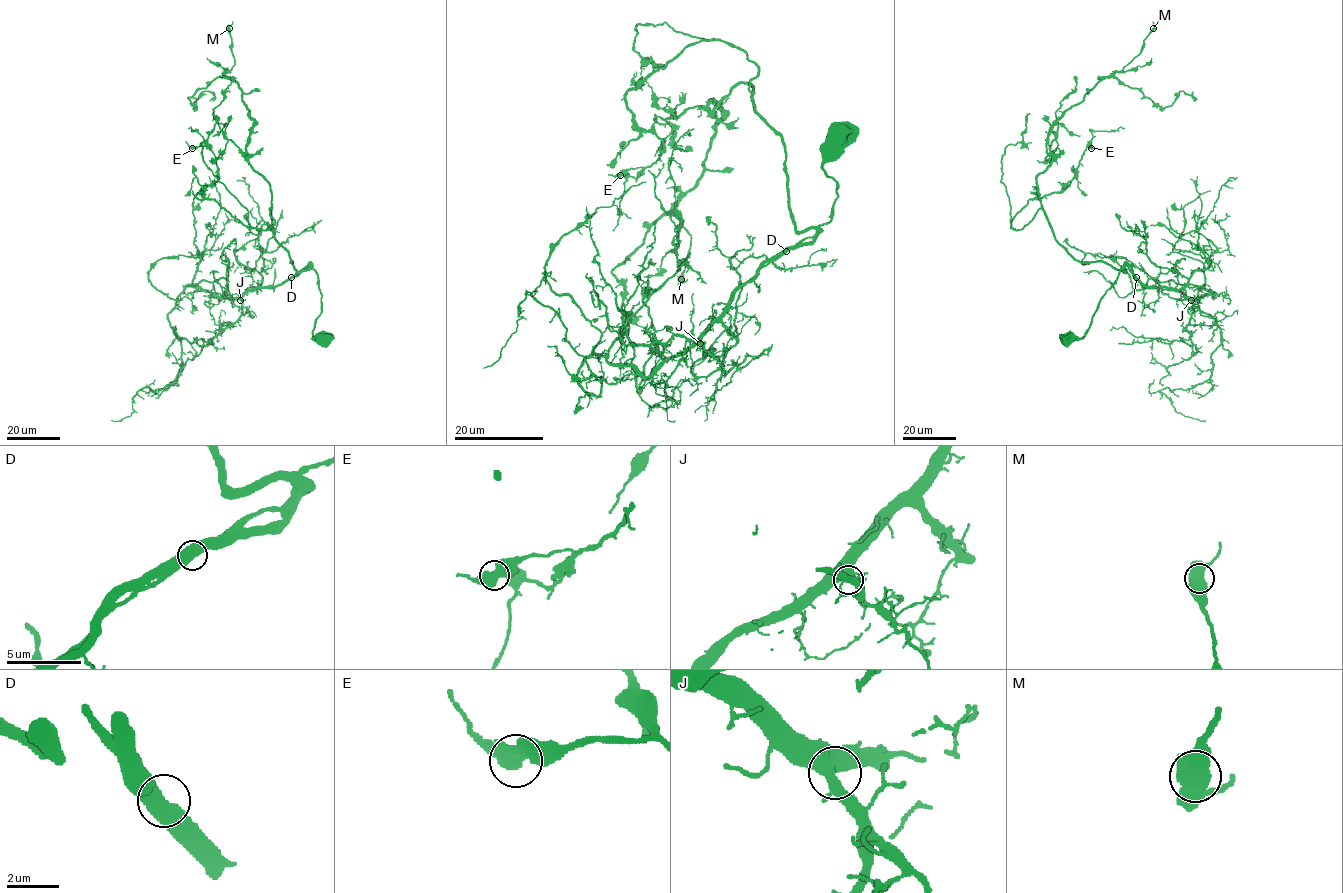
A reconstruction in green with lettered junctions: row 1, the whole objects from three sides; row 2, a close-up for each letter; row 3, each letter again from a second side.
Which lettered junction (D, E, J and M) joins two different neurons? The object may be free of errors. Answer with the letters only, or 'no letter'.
no letter

